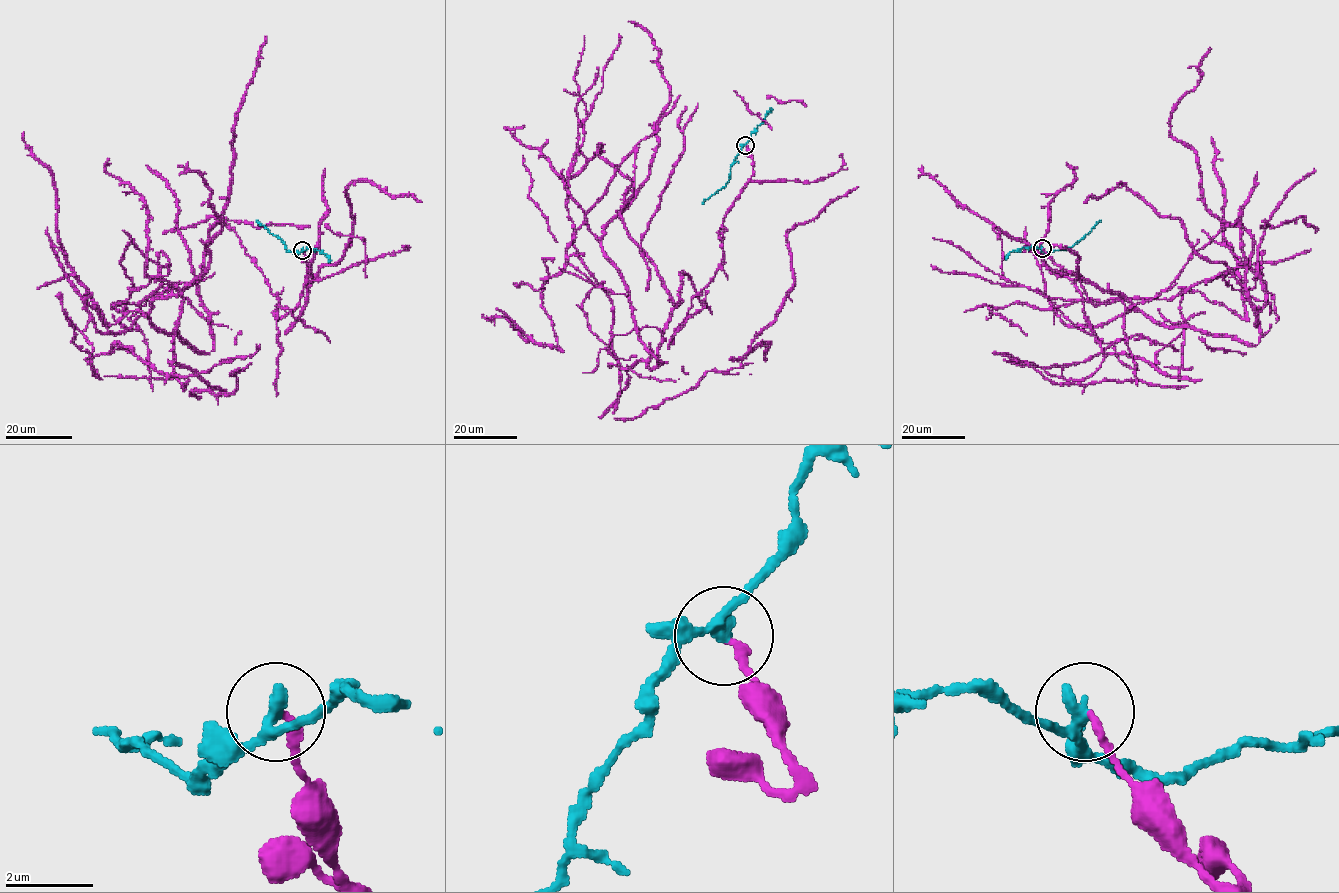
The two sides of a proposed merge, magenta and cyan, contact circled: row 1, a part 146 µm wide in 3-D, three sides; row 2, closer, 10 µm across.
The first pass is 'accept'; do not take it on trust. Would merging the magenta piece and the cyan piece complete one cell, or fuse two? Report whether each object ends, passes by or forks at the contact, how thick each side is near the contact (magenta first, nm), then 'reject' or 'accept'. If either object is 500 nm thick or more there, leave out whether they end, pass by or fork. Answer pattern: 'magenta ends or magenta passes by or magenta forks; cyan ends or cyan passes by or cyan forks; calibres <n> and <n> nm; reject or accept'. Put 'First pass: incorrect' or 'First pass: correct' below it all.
magenta ends; cyan passes by; calibres 180 and 240 nm; reject
First pass: incorrect

